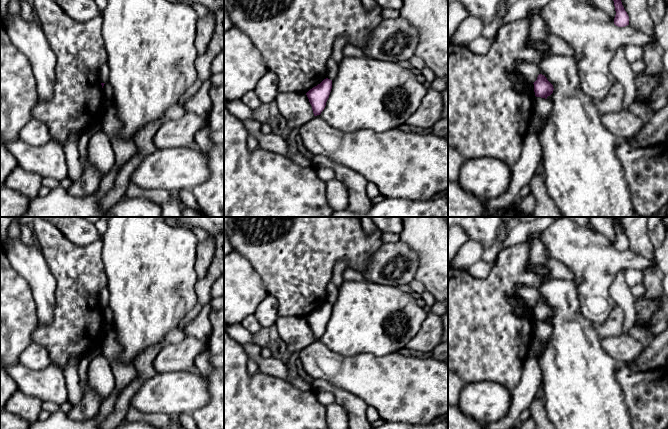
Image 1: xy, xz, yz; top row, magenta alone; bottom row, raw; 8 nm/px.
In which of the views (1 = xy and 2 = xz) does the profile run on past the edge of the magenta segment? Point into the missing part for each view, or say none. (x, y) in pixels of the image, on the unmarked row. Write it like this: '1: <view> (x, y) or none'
1: none
2: none

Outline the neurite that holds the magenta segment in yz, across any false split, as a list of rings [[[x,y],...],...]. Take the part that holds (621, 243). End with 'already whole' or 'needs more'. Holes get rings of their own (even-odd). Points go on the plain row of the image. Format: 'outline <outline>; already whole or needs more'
outline [[[613,217],[613,225],[616,235],[614,248],[618,251],[625,251],[629,249],[629,240],[622,229],[621,217]]]; already whole

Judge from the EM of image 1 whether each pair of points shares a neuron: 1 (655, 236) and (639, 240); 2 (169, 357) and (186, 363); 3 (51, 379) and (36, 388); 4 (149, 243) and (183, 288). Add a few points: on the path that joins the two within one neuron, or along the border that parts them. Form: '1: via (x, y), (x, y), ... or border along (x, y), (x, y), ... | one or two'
1: border along (646, 227), (649, 240), (654, 249) | two
2: via (173, 357), (180, 357), (182, 359) | one
3: via (47, 383), (40, 384) | one
4: via (149, 254), (172, 277) | one

